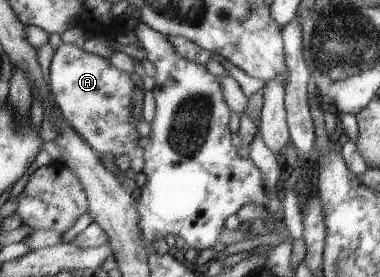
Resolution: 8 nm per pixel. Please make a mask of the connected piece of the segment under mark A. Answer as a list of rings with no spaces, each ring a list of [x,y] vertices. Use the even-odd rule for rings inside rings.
[[[62,44],[52,55],[50,61],[50,87],[62,115],[69,121],[99,155],[111,153],[113,157],[141,155],[144,149],[137,147],[141,134],[138,130],[138,121],[133,115],[133,93],[135,93],[135,81],[130,73],[124,72],[109,63],[108,58],[96,54],[87,53],[78,45]]]

